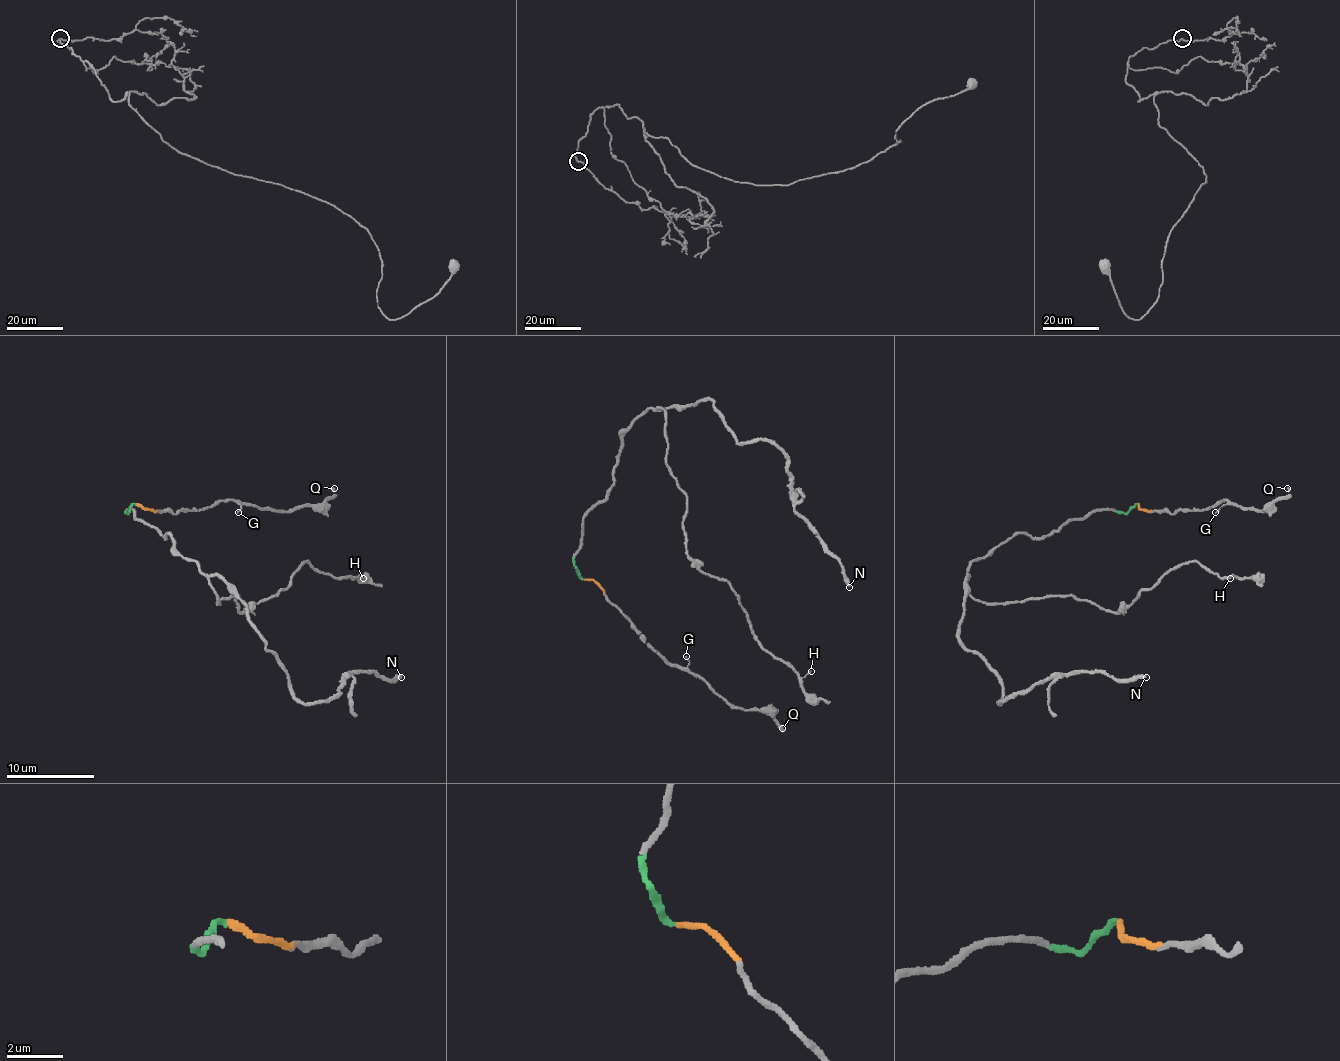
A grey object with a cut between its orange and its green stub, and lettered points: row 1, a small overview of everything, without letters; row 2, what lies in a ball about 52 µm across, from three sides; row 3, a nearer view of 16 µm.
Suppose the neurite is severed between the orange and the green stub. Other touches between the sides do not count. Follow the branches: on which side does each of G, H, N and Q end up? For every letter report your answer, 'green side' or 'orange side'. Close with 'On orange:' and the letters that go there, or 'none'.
G: orange side
H: green side
N: green side
Q: orange side
On orange: G, Q

